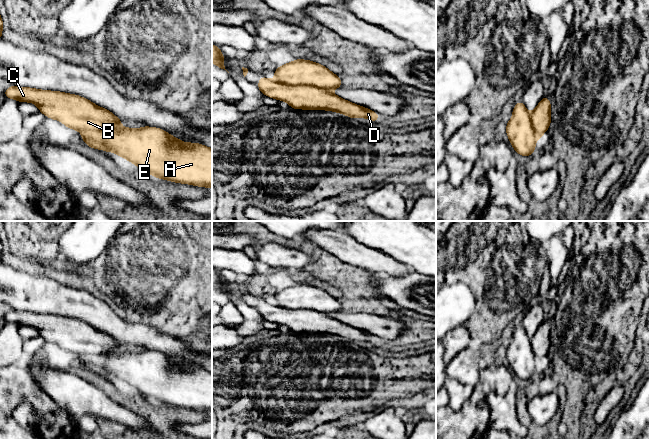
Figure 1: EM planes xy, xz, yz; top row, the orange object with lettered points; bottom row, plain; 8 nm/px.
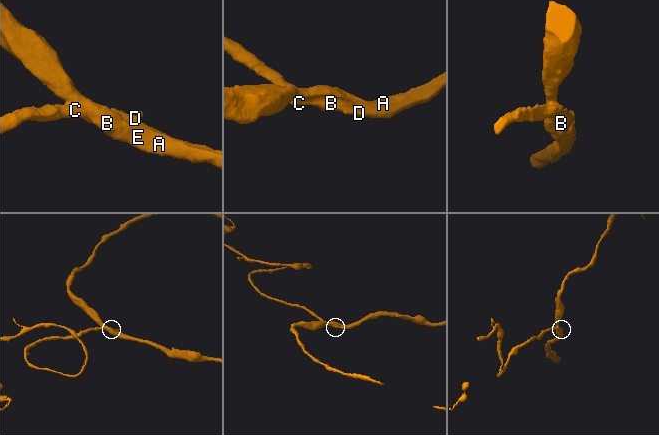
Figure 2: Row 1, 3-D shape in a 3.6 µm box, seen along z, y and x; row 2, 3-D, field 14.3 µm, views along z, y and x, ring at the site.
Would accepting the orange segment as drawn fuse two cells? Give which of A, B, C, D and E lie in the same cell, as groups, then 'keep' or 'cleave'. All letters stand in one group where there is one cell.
groups A B C D E; keep

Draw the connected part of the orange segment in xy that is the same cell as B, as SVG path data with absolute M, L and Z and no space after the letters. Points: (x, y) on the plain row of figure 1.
M12 309L4 319L6 323L35 327L44 340L80 355L83 366L89 371L114 376L159 403L212 412L212 373L202 368L184 367L160 352L122 352L122 344L109 334L74 318Z

